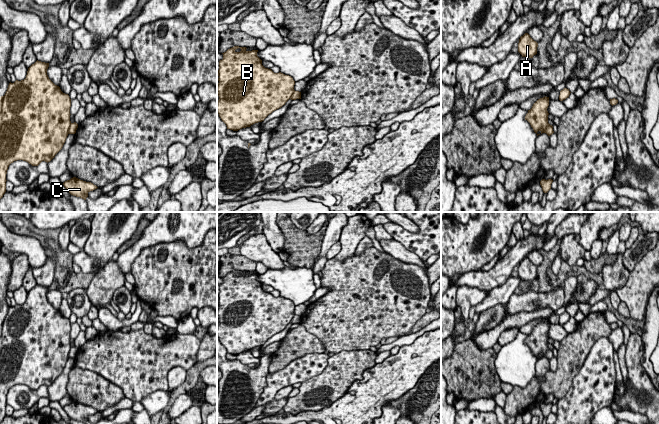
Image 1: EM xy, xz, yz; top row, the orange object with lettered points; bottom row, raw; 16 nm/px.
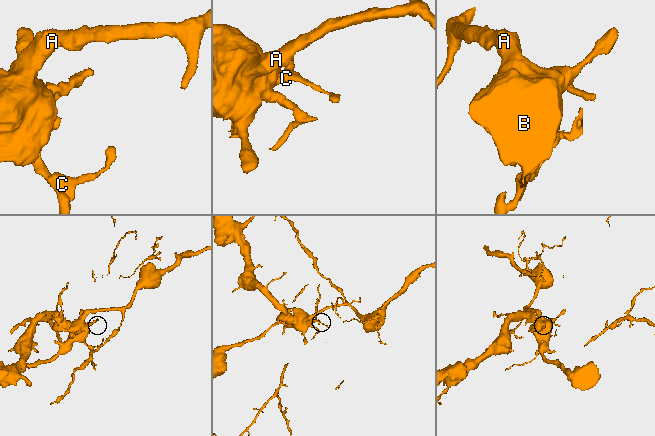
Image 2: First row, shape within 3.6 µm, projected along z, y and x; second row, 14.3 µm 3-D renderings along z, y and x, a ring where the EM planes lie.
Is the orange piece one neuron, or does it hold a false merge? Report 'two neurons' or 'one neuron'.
two neurons

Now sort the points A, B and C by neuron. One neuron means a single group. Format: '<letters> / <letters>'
A B / C

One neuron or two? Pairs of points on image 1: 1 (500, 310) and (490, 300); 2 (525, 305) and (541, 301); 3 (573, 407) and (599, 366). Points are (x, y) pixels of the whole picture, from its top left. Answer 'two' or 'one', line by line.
1: two
2: one
3: one

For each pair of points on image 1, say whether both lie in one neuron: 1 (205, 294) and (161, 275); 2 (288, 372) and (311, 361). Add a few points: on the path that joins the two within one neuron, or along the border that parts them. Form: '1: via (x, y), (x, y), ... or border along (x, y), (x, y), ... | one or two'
1: via (194, 283), (186, 278), (172, 278) | one
2: via (294, 372), (305, 367) | one

